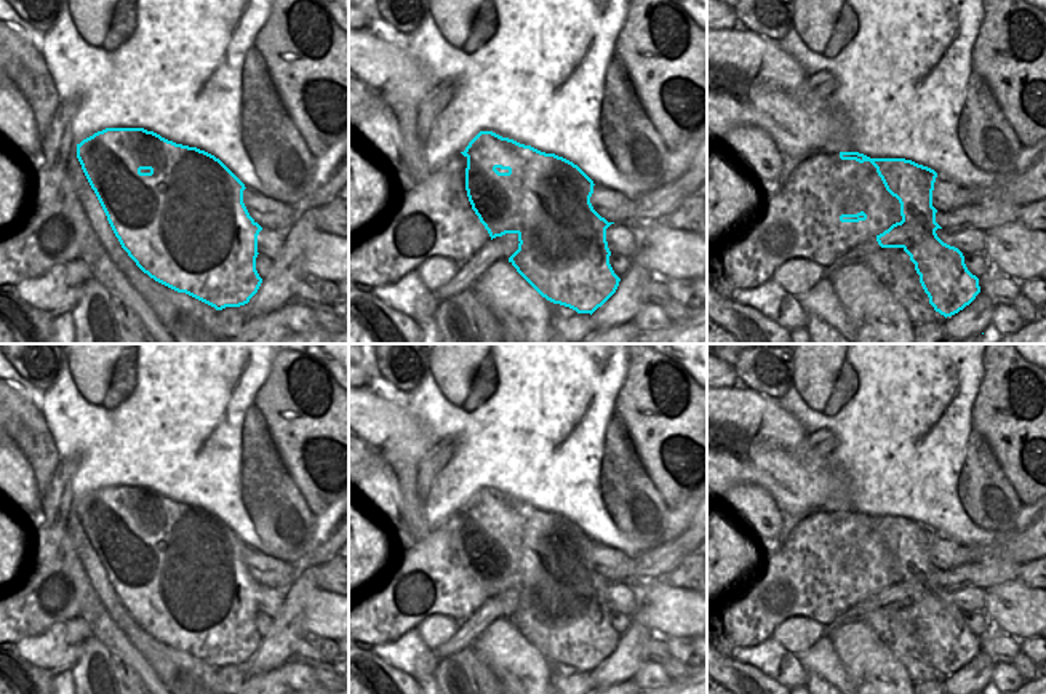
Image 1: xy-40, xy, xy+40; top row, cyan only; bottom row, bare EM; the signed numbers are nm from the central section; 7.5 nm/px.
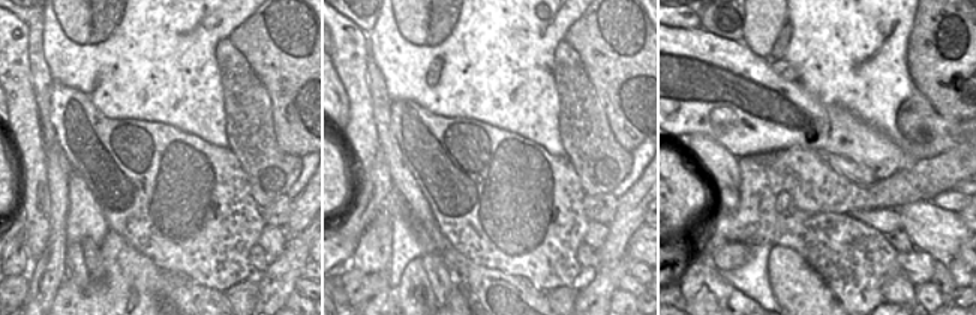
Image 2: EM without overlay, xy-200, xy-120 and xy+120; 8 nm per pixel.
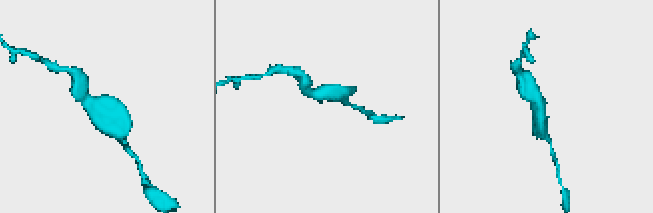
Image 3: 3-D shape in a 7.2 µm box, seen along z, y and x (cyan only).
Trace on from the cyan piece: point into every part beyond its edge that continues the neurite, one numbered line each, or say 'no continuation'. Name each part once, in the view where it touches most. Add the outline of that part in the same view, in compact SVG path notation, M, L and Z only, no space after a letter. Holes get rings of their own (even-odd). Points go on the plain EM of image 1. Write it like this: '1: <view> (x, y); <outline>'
no continuation

